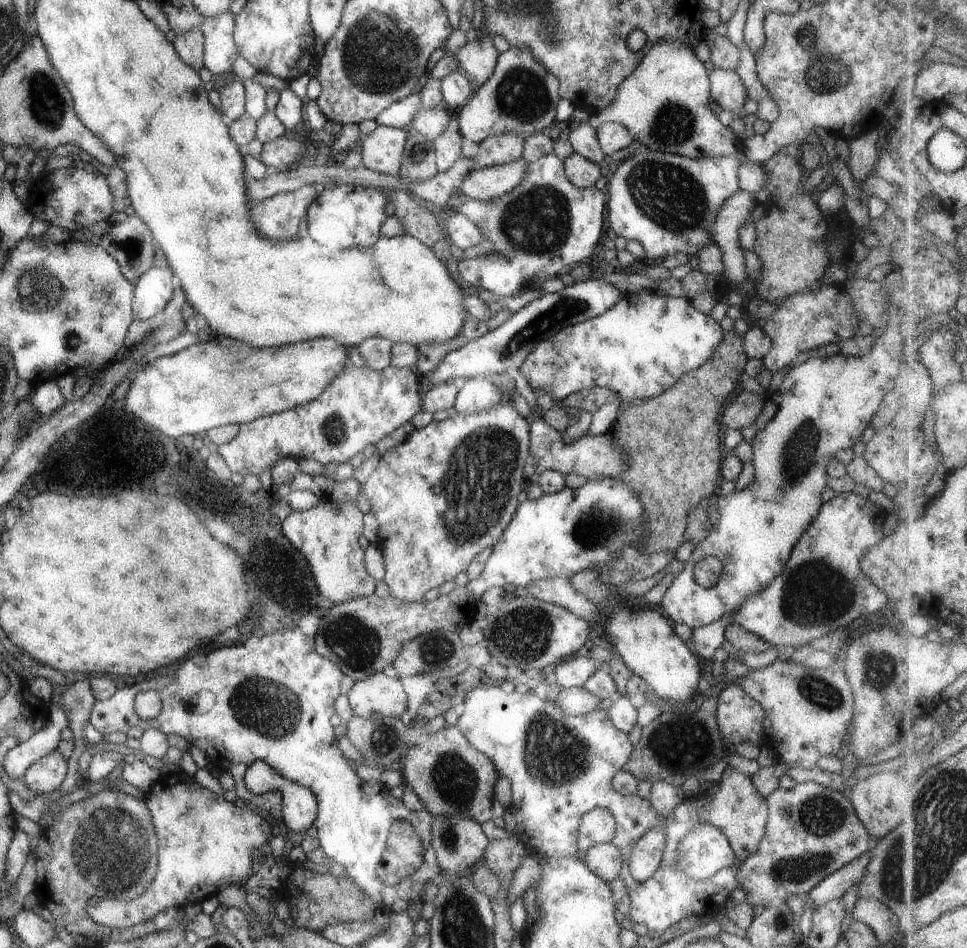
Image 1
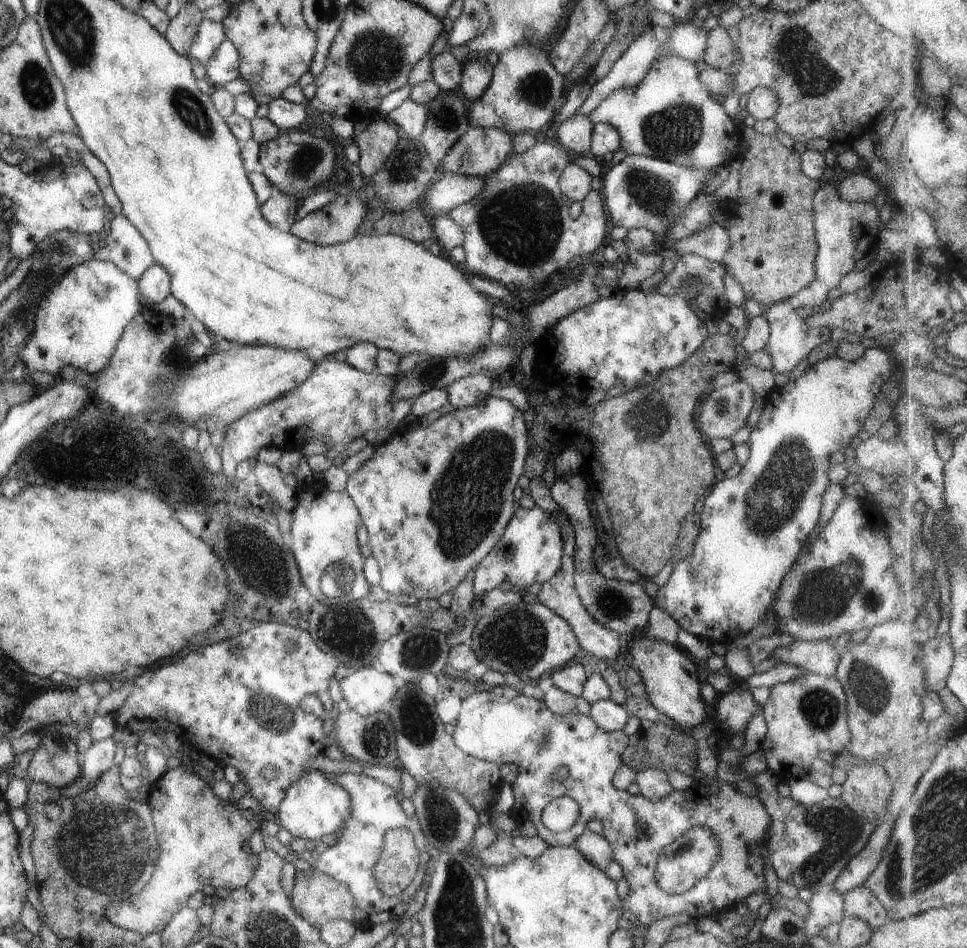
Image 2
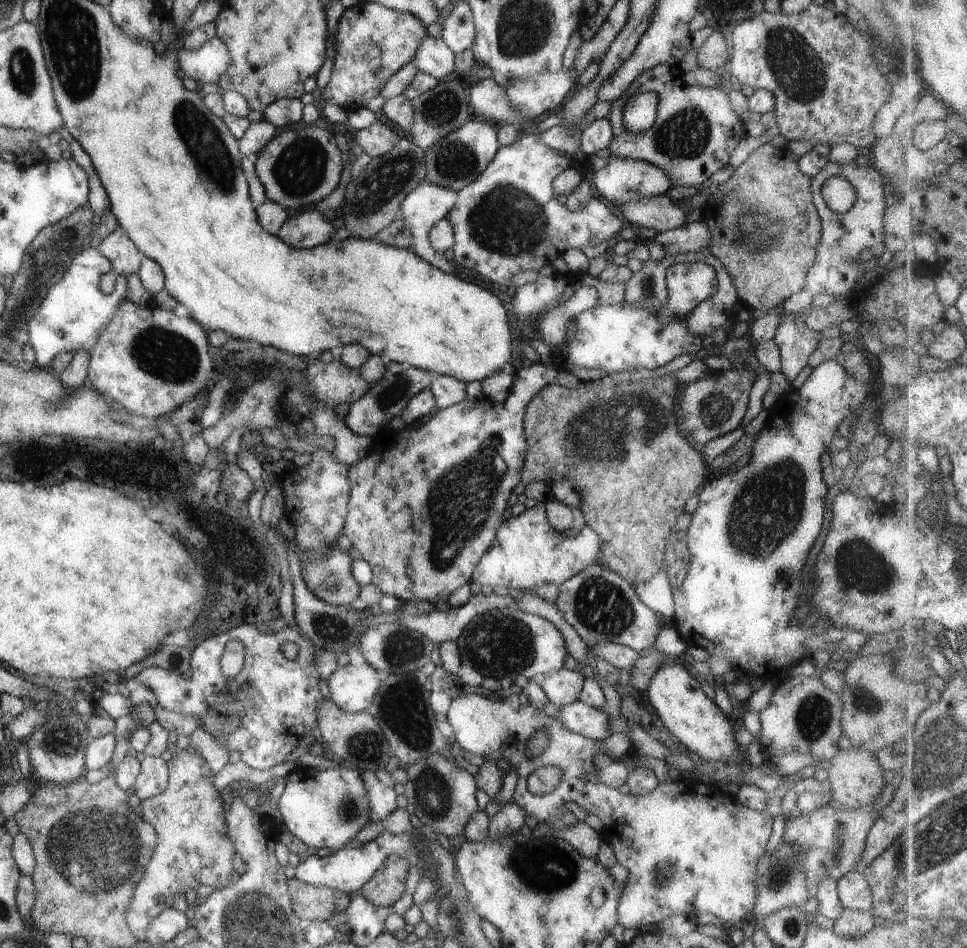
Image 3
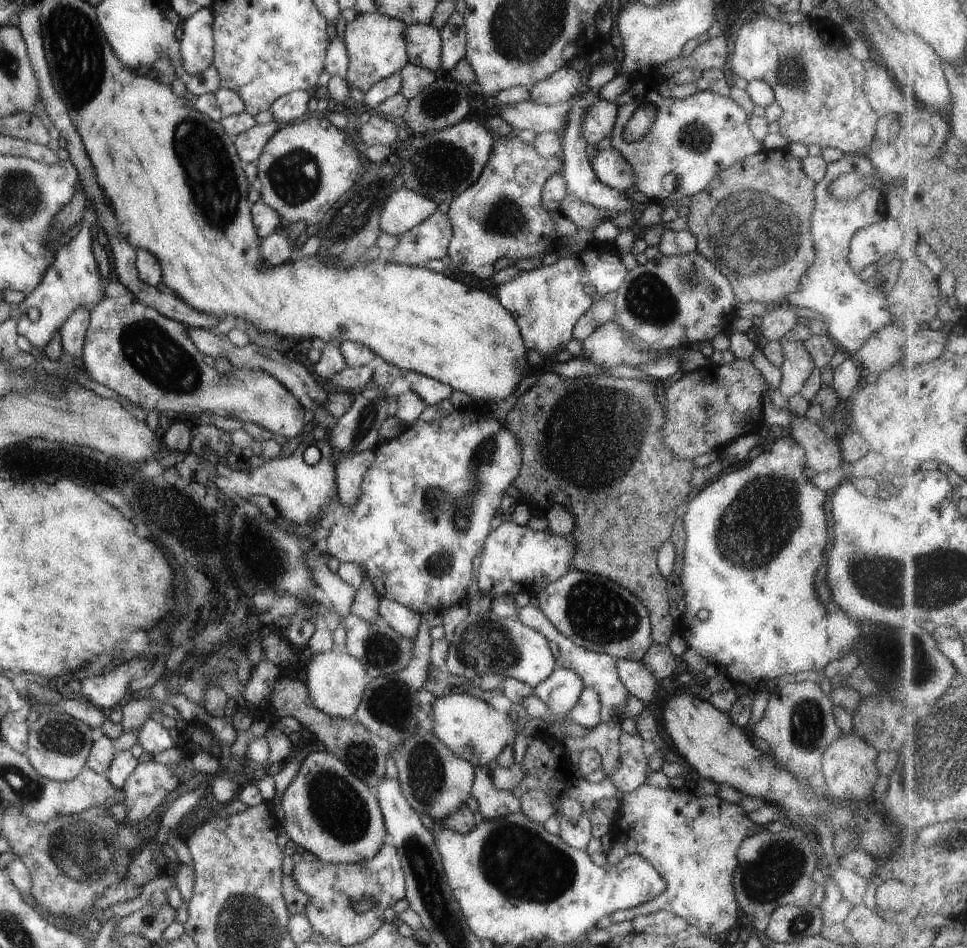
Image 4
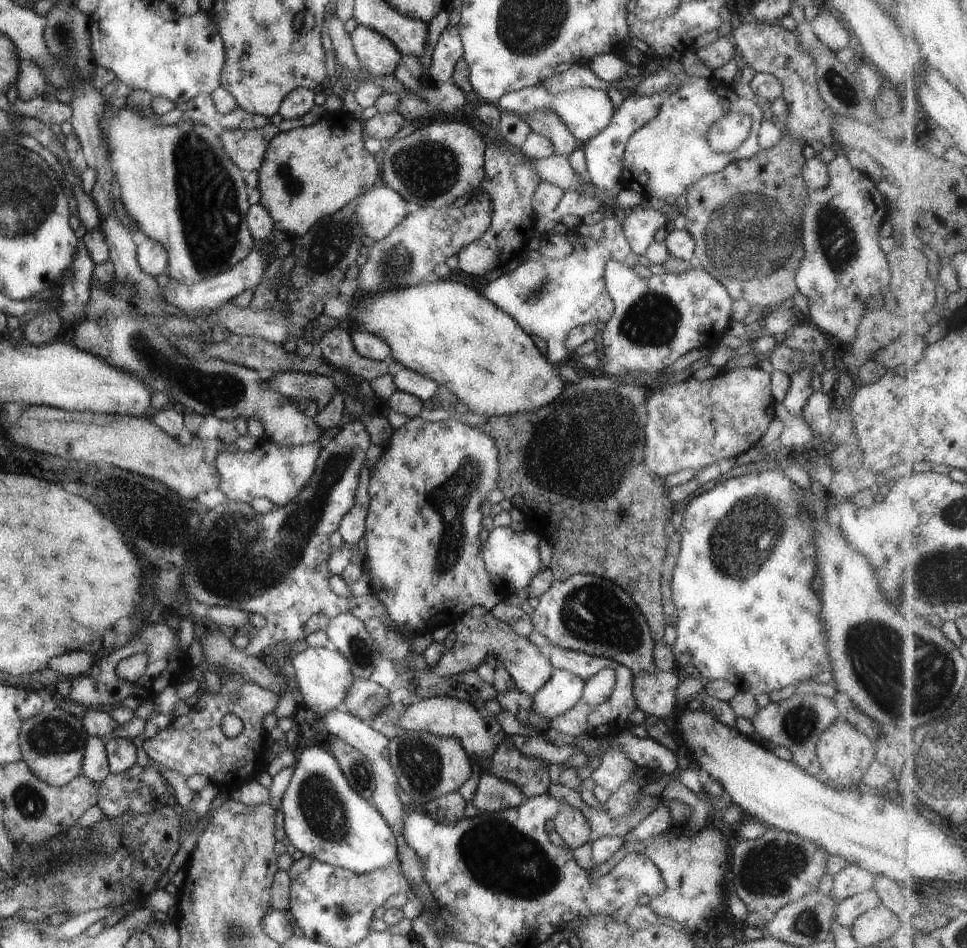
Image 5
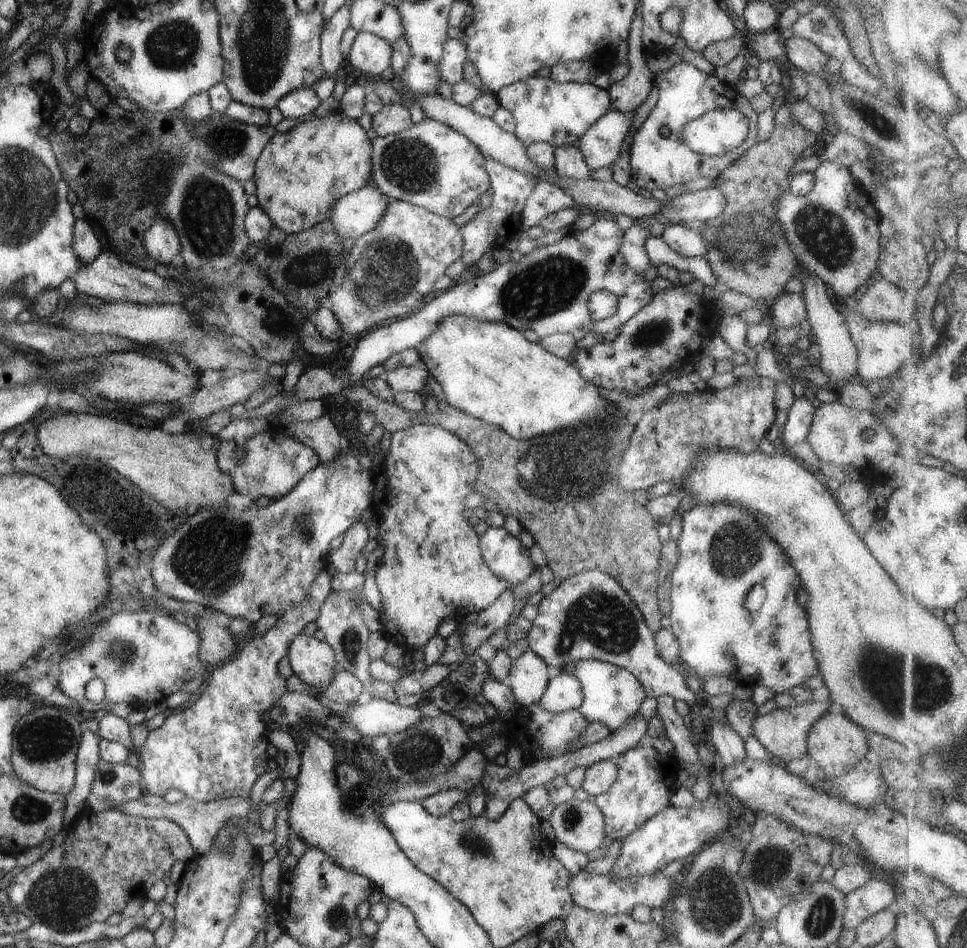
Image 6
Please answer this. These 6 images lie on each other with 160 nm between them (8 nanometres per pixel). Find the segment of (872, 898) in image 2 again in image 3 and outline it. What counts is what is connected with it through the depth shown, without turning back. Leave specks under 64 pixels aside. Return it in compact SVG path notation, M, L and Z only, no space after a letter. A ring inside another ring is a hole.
M852 870L836 881L836 894L842 909L871 911L871 892L861 872Z

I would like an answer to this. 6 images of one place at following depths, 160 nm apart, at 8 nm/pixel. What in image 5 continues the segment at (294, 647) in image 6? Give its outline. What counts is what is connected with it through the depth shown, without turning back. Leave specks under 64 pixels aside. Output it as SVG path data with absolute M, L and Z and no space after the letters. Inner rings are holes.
M307 647L292 656L291 664L295 670L297 692L302 697L301 701L318 717L323 716L325 712L333 710L337 704L343 702L347 688L354 678L351 676L351 668L349 668L347 660L339 652L326 647Z

